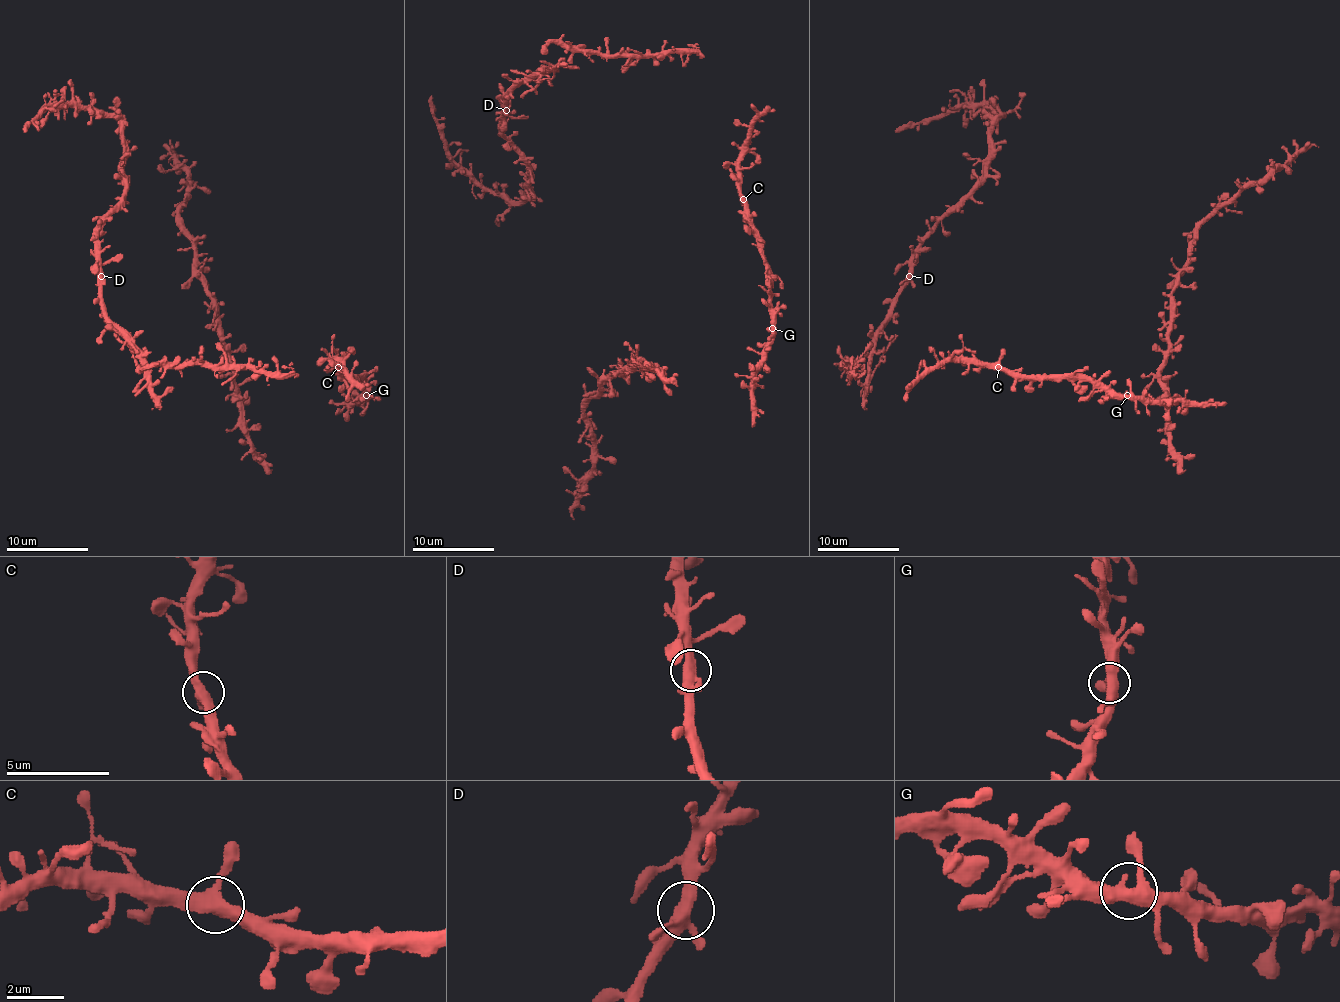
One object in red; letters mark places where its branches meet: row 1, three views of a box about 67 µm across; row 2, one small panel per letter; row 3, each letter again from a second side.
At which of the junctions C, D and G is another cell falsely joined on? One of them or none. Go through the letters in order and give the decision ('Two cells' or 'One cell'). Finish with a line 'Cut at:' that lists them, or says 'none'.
C: One cell
D: One cell
G: One cell
Cut at: none

